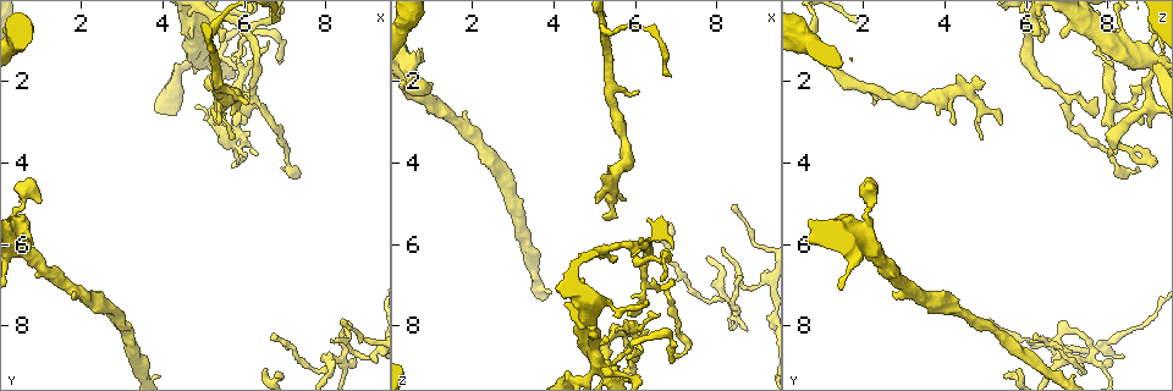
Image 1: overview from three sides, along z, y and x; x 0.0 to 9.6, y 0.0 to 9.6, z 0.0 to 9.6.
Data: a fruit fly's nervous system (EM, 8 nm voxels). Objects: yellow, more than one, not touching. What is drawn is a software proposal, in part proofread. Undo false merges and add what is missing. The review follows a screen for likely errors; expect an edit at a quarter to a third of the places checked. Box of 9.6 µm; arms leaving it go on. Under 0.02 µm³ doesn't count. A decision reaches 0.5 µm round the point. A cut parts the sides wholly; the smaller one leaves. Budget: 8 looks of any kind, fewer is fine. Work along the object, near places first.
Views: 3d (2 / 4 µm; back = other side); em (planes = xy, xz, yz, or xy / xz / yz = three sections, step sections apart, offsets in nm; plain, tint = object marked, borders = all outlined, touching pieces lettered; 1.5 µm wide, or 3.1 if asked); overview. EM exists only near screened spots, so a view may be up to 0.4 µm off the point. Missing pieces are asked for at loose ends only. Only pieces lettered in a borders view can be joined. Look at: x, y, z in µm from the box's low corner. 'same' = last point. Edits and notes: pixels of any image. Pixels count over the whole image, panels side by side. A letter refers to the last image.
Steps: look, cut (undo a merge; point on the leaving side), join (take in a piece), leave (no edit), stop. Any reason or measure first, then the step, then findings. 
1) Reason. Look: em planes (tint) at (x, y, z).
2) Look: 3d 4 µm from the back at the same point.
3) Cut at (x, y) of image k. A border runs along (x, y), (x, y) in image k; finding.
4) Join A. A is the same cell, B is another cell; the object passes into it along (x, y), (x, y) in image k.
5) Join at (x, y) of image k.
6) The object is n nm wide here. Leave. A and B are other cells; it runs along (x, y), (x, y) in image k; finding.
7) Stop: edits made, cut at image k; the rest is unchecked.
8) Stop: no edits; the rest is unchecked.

Free end. Look: em xy step 8 (borders) at (6.10, 3.80, 8.00).

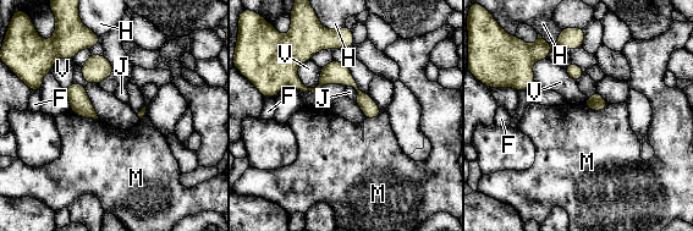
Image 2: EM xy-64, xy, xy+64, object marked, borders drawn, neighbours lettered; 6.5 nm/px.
Leave. F, H, J, M and V are other cells; it runs along (286, 81), (315, 89), (345, 77), (377, 110) in image 2; no lettered piece goes on from it.

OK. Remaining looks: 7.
An open end. Look: em xy step 4 (borders) at (8.20, 8.35, 6.10).

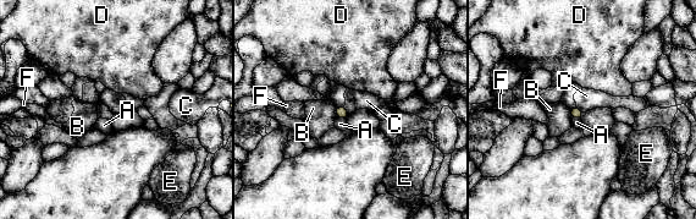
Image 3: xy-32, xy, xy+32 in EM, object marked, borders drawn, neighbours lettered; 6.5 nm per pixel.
Look: em planes (borders) at the same point.

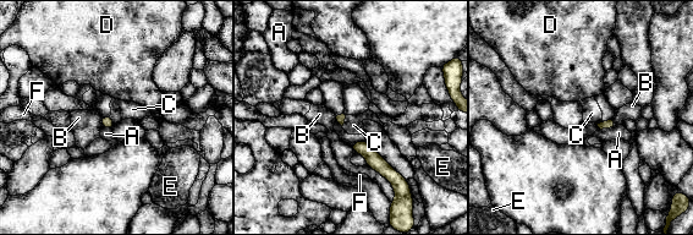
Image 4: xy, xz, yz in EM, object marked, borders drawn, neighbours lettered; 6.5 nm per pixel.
Leave. A, B, C, D, E and F are other cells; a border runs along (603, 121), (595, 123) in image 4; none of them fits.

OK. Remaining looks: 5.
Free end. Look: 3d 4 µm from the back at (5.25, 3.00, 5.35).

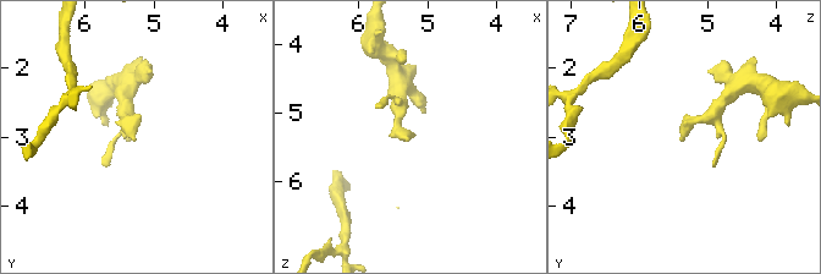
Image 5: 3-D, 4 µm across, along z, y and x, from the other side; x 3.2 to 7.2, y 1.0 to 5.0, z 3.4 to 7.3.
Look: em planes (plain) at (5.25, 3.05, 5.40).

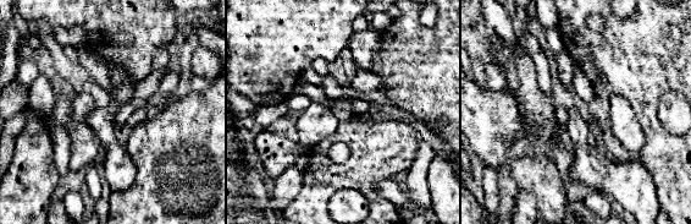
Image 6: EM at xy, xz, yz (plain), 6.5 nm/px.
What lies round it. Look: em planes (borders) at the same point.

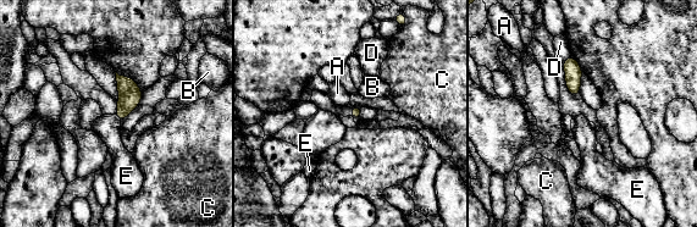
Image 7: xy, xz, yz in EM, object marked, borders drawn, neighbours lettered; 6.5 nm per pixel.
Join E. E is the same cell, A, B, C and D are other cells; the object passes into it along (355, 111), (352, 112), (321, 100) in image 7; the neuron continues.

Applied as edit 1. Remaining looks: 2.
Stop: edits made, join at image 7; the rest is unchecked.

